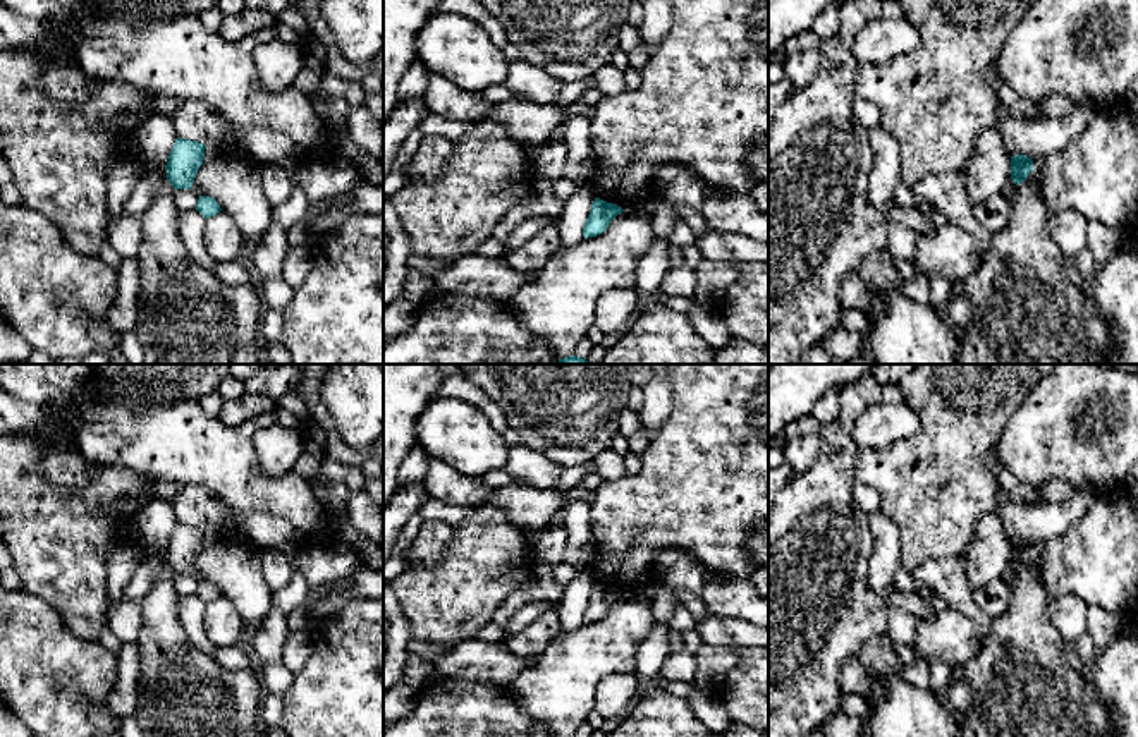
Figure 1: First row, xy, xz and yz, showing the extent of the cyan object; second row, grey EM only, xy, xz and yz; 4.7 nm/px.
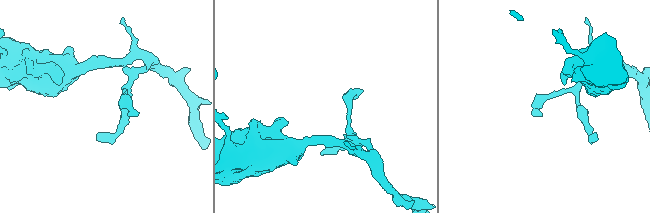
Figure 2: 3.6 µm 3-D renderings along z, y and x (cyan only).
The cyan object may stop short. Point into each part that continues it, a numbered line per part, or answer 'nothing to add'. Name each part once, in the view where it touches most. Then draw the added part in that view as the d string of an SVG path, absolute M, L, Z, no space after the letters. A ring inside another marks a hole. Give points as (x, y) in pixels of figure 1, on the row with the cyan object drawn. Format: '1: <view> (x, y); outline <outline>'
nothing to add

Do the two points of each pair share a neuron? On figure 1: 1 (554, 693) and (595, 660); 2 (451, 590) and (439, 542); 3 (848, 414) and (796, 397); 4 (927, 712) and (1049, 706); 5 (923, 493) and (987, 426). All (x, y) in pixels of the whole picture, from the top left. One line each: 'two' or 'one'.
1: one
2: two
3: two
4: two
5: one

